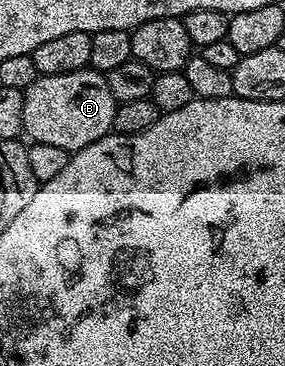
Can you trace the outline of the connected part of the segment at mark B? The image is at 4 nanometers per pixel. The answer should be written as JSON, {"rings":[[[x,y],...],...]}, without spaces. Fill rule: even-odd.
{"rings":[[[81,68],[72,74],[52,74],[39,76],[32,86],[22,93],[22,131],[35,144],[44,146],[60,146],[60,150],[68,153],[79,152],[92,142],[111,135],[114,127],[114,115],[119,103],[112,98],[112,90],[108,90],[105,75],[95,72],[93,68]]]}

